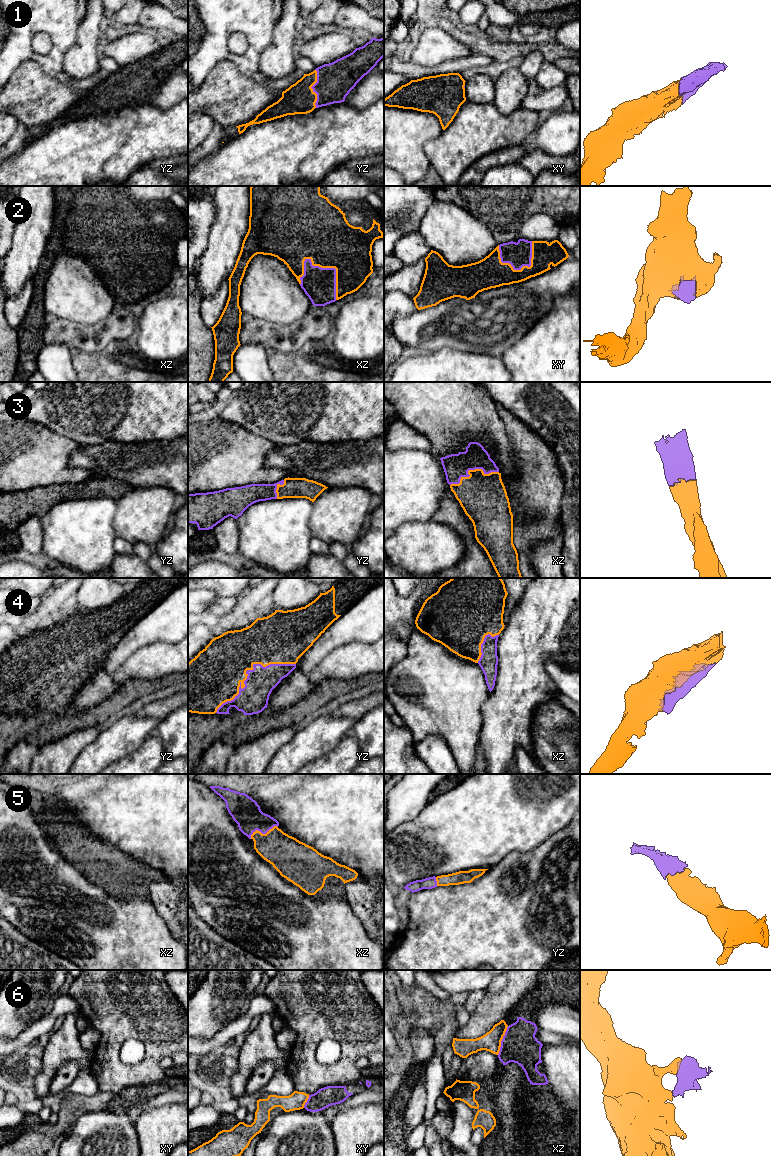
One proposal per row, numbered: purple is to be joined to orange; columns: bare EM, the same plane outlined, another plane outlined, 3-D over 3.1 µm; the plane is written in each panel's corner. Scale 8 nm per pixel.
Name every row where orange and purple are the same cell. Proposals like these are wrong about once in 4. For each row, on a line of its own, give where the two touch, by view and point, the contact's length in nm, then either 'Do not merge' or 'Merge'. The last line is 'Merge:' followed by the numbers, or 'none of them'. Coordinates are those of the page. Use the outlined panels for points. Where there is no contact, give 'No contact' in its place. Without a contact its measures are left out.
1: Touches orange at yz (311, 88). Shared border 320 nm. Merge
2: Touches orange at xz (334, 267). Shared border 420 nm. Merge
3: Touches orange at xz (470, 470). Shared border 400 nm. Merge
4: Touches orange at yz (247, 669). Shared border 750 nm. Merge
5: Touches orange at xz (261, 833). Shared border 240 nm. Merge
6: Touches orange at xz (501, 1040). Shared border 240 nm. Do not merge
Merge: 1, 2, 3, 4, 5

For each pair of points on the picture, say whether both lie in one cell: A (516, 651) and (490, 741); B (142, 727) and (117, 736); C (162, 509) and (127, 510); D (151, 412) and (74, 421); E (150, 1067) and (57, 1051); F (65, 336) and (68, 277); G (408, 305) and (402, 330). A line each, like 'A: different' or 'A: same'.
A: same
B: same
C: same
D: same
E: different
F: different
G: different

